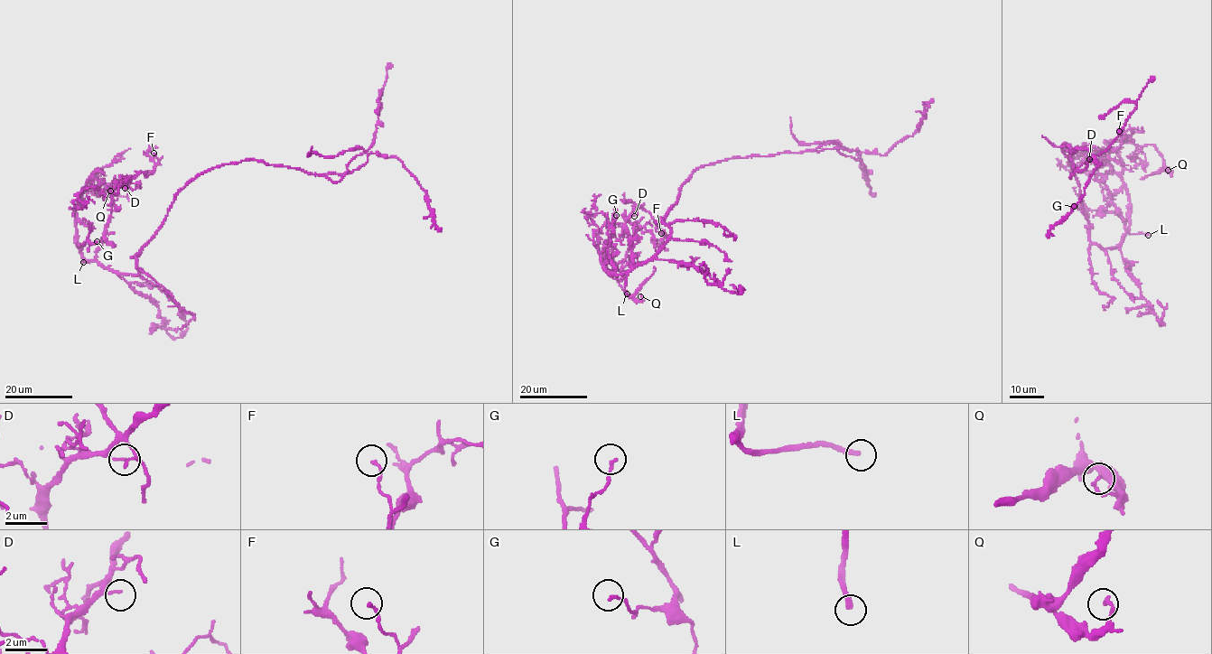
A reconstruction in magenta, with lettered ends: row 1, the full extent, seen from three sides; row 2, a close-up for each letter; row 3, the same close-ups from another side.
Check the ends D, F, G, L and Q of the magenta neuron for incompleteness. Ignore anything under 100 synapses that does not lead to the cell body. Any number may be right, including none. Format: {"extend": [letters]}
{"extend": ["L"]}

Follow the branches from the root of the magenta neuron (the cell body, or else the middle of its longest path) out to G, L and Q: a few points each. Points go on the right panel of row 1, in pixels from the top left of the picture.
G: (1078, 183), (1089, 239), (1106, 249), (1117, 247), (1127, 232), (1129, 222), (1113, 212), (1074, 206)
L: (1078, 183), (1081, 207), (1088, 220), (1089, 239), (1092, 242), (1106, 249), (1117, 247), (1126, 233), (1148, 235)
Q: (1078, 183), (1089, 239), (1106, 249), (1117, 247), (1130, 226), (1123, 163), (1109, 142), (1153, 144), (1168, 170)

